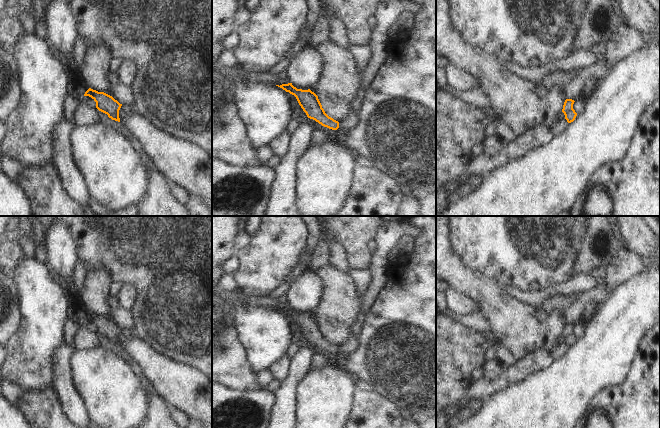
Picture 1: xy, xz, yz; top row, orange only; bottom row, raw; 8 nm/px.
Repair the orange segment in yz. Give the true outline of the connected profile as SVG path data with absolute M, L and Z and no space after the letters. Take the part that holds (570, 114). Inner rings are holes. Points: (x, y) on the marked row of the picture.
M566 99L563 105L562 112L565 115L565 119L568 123L571 123L575 120L577 113L573 109L574 100L572 99Z

